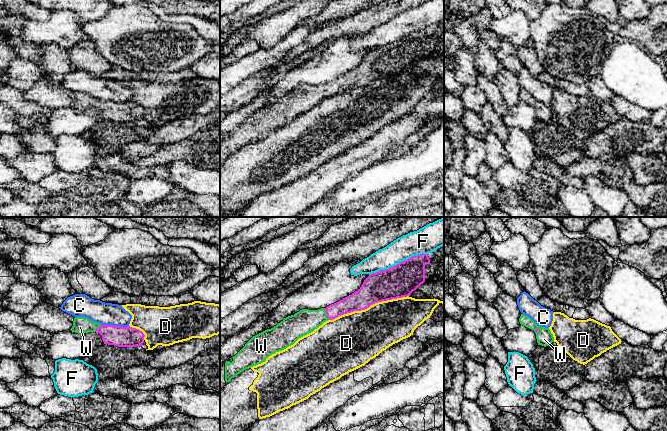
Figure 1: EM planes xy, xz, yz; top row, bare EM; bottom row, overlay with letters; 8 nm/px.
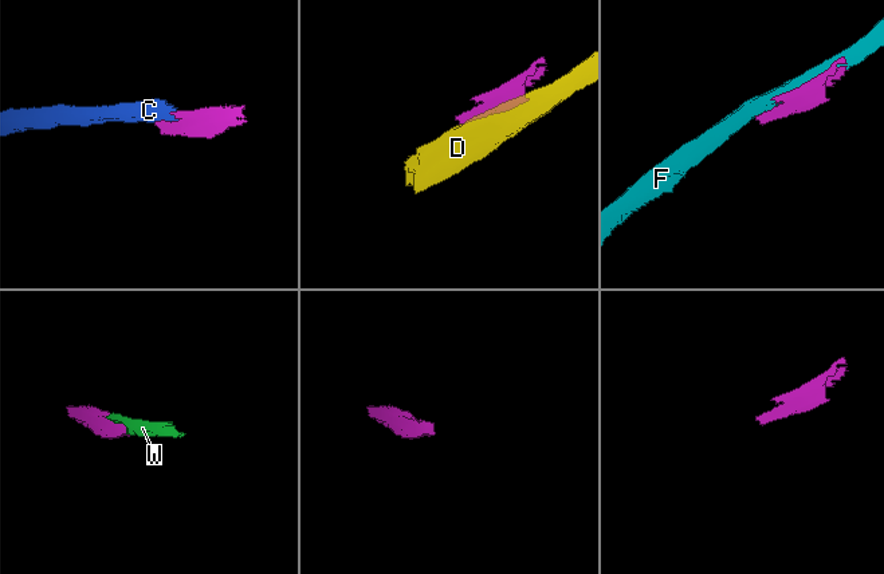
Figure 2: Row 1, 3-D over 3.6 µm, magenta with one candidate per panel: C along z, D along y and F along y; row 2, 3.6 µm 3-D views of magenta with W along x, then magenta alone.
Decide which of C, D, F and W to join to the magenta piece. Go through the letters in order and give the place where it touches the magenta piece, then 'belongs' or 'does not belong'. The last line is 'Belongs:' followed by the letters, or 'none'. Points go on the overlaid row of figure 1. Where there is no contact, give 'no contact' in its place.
C: meets magenta in xy at (115, 326); does not belong
D: meets magenta in xz at (368, 307); does not belong
F: meets magenta in xz at (399, 263); does not belong
W: meets magenta in xz at (327, 314); belongs
Belongs: W

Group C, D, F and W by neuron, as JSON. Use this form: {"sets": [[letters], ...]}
{"sets": [["C"], ["D"], ["F"], ["W"]]}

